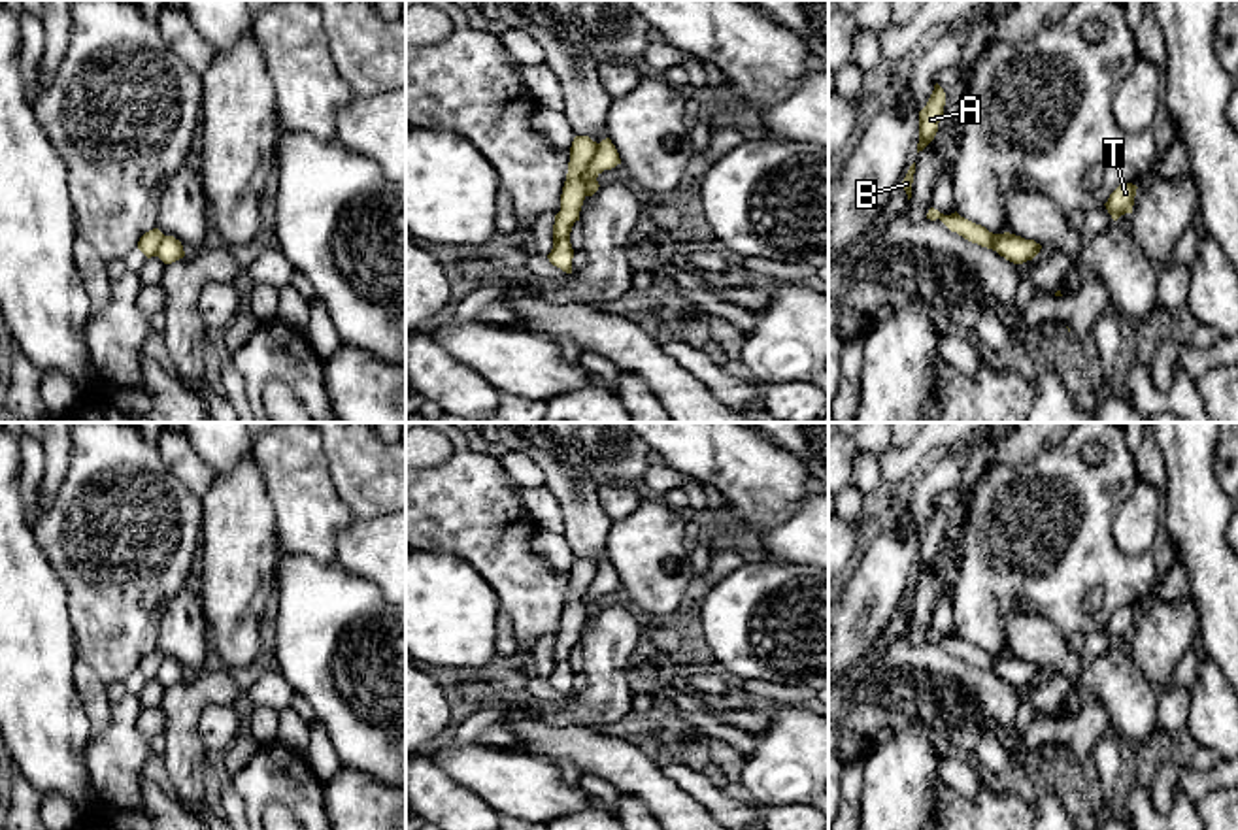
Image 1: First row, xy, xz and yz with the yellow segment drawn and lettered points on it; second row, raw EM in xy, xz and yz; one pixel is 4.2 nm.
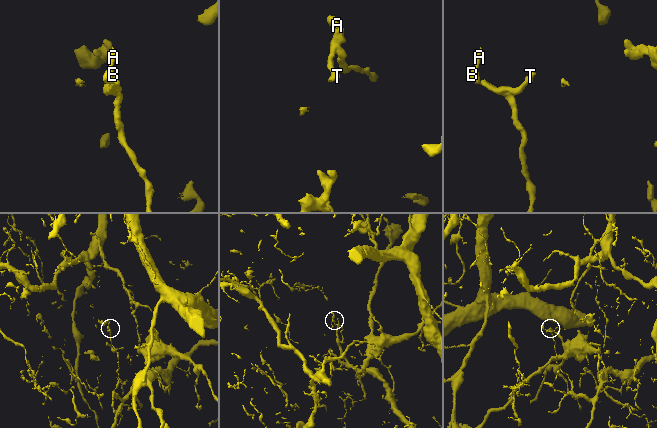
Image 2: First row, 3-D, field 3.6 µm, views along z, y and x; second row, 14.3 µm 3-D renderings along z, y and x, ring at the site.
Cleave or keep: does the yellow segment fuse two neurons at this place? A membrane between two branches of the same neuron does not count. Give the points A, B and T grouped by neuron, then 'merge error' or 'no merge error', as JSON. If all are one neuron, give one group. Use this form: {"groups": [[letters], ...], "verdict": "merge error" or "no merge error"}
{"groups": [["A", "B"], ["T"]], "verdict": "merge error"}

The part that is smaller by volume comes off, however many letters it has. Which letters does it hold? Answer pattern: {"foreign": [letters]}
{"foreign": ["T"]}

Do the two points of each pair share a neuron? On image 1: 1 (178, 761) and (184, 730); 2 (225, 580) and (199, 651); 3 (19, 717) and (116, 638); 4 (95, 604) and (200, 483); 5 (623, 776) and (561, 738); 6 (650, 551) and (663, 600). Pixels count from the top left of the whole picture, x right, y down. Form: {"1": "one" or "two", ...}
{"1": "one", "2": "two", "3": "two", "4": "two", "5": "one", "6": "one"}

